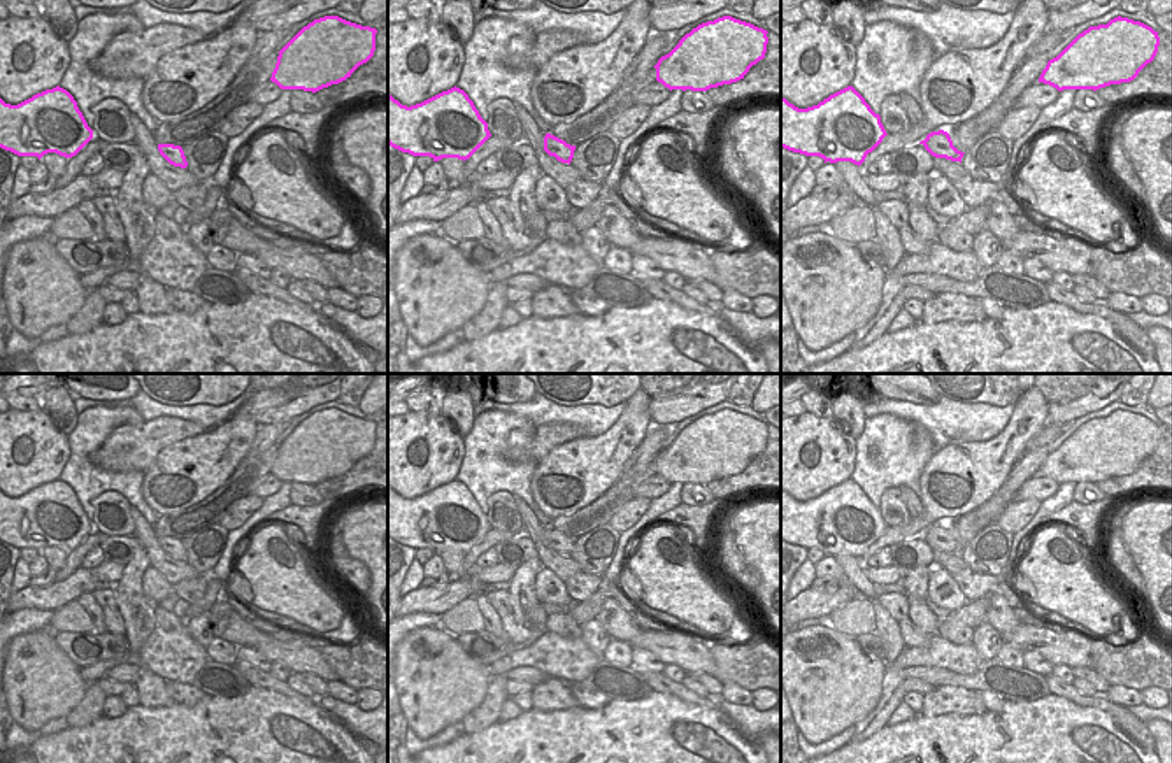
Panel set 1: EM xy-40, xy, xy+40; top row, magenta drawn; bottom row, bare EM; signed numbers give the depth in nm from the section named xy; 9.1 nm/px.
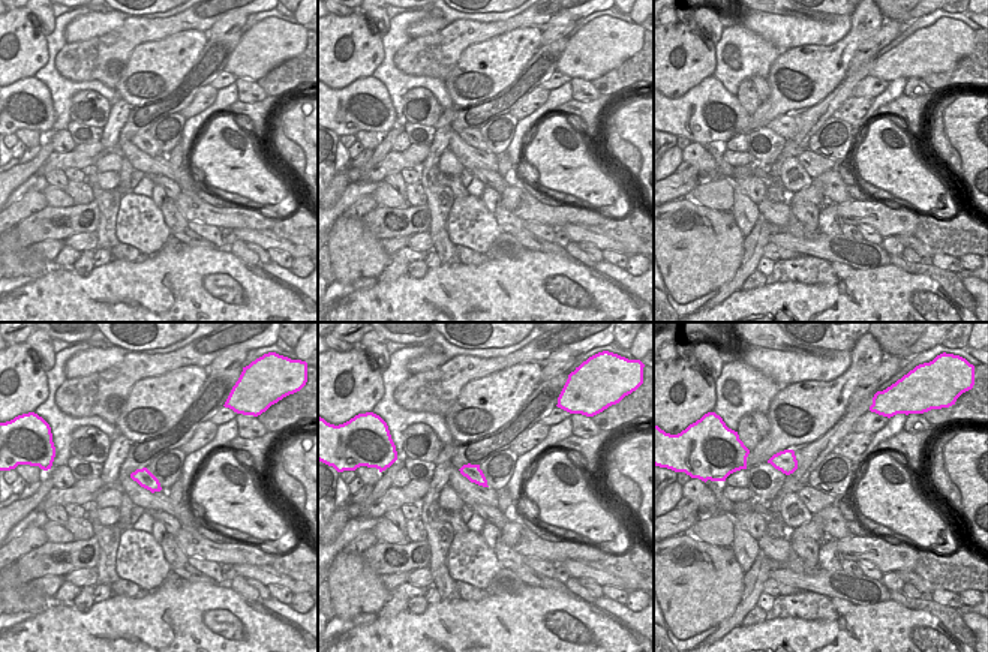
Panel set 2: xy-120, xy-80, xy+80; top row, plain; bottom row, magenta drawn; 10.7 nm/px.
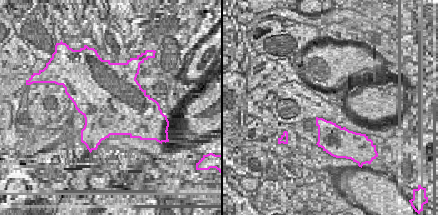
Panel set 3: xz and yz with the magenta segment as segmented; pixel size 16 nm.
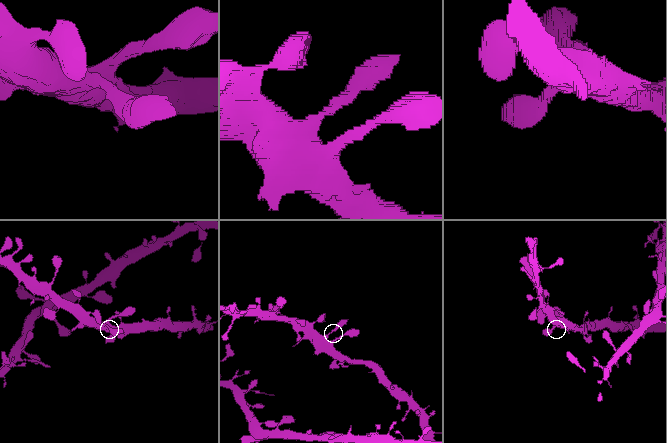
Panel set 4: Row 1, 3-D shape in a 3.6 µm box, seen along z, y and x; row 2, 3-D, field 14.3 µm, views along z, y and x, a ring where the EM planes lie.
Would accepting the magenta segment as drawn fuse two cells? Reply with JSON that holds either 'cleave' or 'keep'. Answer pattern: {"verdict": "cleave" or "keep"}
{"verdict": "keep"}

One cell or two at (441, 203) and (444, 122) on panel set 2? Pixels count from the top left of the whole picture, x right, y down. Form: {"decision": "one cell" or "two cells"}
{"decision": "one cell"}

